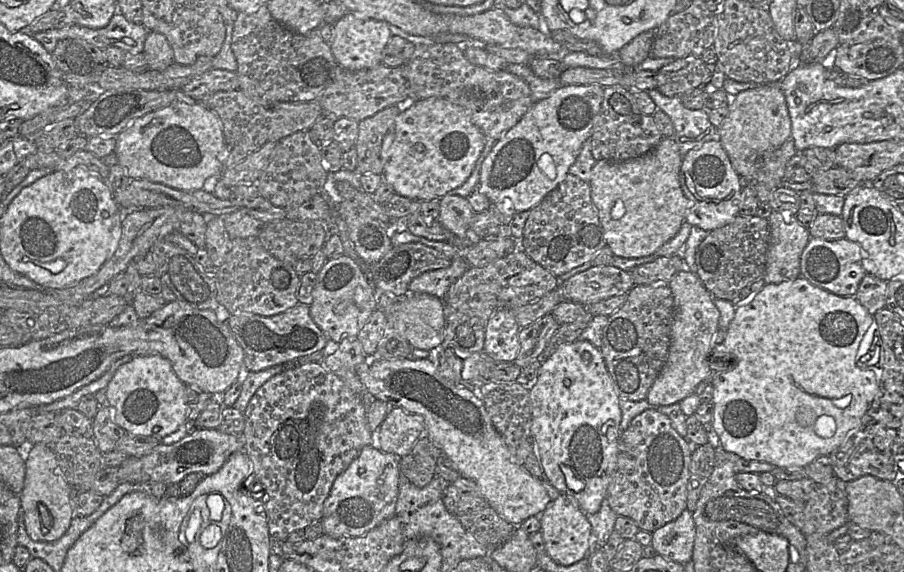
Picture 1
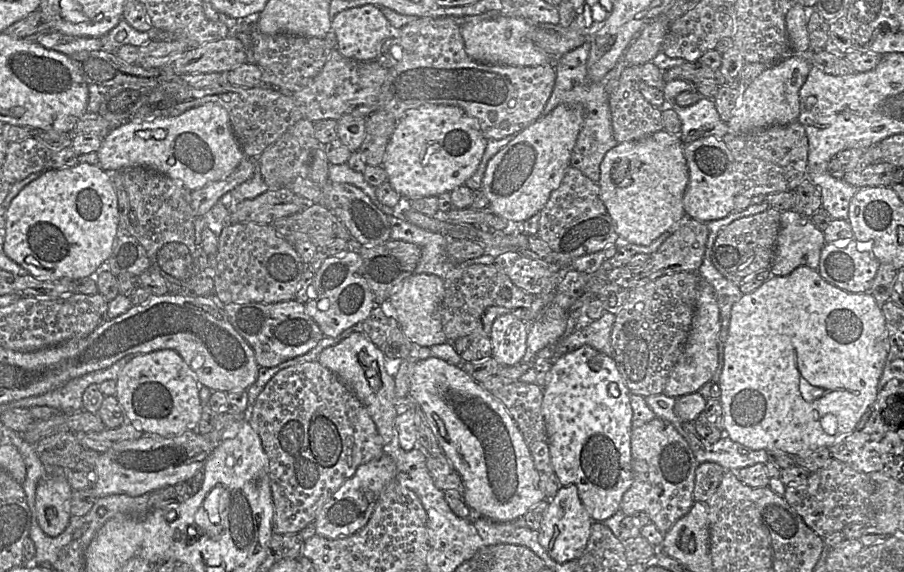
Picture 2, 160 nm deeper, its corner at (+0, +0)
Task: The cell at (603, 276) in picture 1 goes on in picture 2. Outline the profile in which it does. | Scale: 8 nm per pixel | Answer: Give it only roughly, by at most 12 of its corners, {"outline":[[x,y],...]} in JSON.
{"outline":[[690,218],[641,266],[605,273],[624,289],[697,272],[708,230]]}

